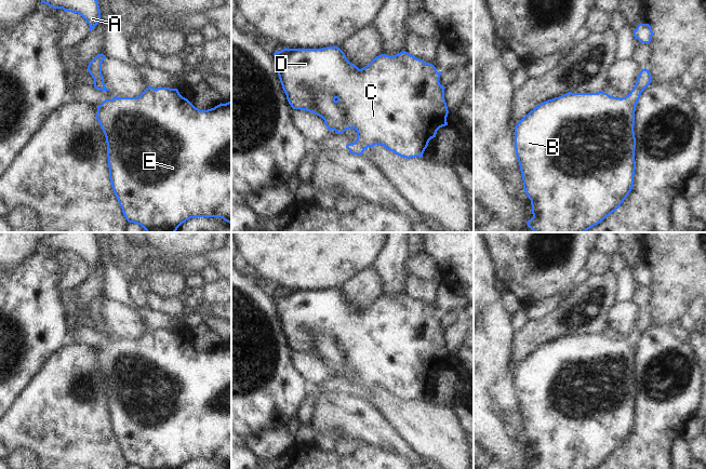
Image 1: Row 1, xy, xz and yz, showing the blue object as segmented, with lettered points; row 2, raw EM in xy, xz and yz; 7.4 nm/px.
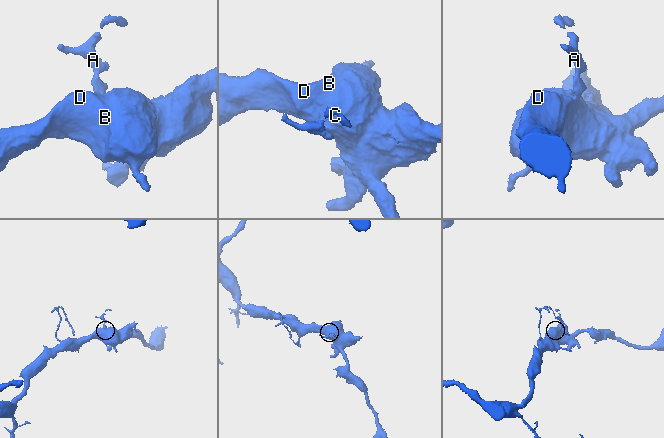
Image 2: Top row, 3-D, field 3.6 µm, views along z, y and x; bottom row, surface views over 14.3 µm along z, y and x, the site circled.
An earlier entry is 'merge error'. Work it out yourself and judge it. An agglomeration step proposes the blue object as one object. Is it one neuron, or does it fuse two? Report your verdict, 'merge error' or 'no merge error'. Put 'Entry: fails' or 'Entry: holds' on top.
Entry: holds
merge error

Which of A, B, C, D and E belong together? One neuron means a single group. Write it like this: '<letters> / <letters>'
A / B C D E

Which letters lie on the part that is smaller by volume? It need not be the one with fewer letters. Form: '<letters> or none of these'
A.

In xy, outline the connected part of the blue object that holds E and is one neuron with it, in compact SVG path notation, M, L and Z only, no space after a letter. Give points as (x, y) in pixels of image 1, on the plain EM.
M148 329L137 339L105 341L97 350L96 361L107 385L109 421L122 455L129 465L142 469L179 469L190 460L221 459L231 466L231 344L219 346L208 352L196 350L177 331Z

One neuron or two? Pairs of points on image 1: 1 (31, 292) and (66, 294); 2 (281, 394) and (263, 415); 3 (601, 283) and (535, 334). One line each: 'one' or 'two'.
1: two
2: one
3: one

